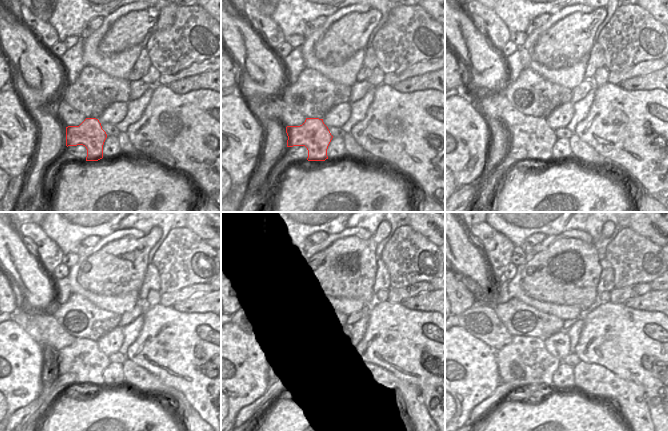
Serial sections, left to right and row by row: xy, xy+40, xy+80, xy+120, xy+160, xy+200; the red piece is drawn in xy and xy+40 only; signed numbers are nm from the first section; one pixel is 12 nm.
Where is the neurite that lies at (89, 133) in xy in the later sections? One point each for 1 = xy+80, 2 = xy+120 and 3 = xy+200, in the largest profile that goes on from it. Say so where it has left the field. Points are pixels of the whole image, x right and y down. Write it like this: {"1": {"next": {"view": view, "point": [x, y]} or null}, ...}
{"1": {"next": {"view": "xy+80", "point": [535, 135]}}, "2": {"next": {"view": "xy+120", "point": [83, 357]}}, "3": {"next": {"view": "xy+200", "point": [525, 361]}}}

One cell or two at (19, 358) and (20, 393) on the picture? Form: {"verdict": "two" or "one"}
{"verdict": "one"}

